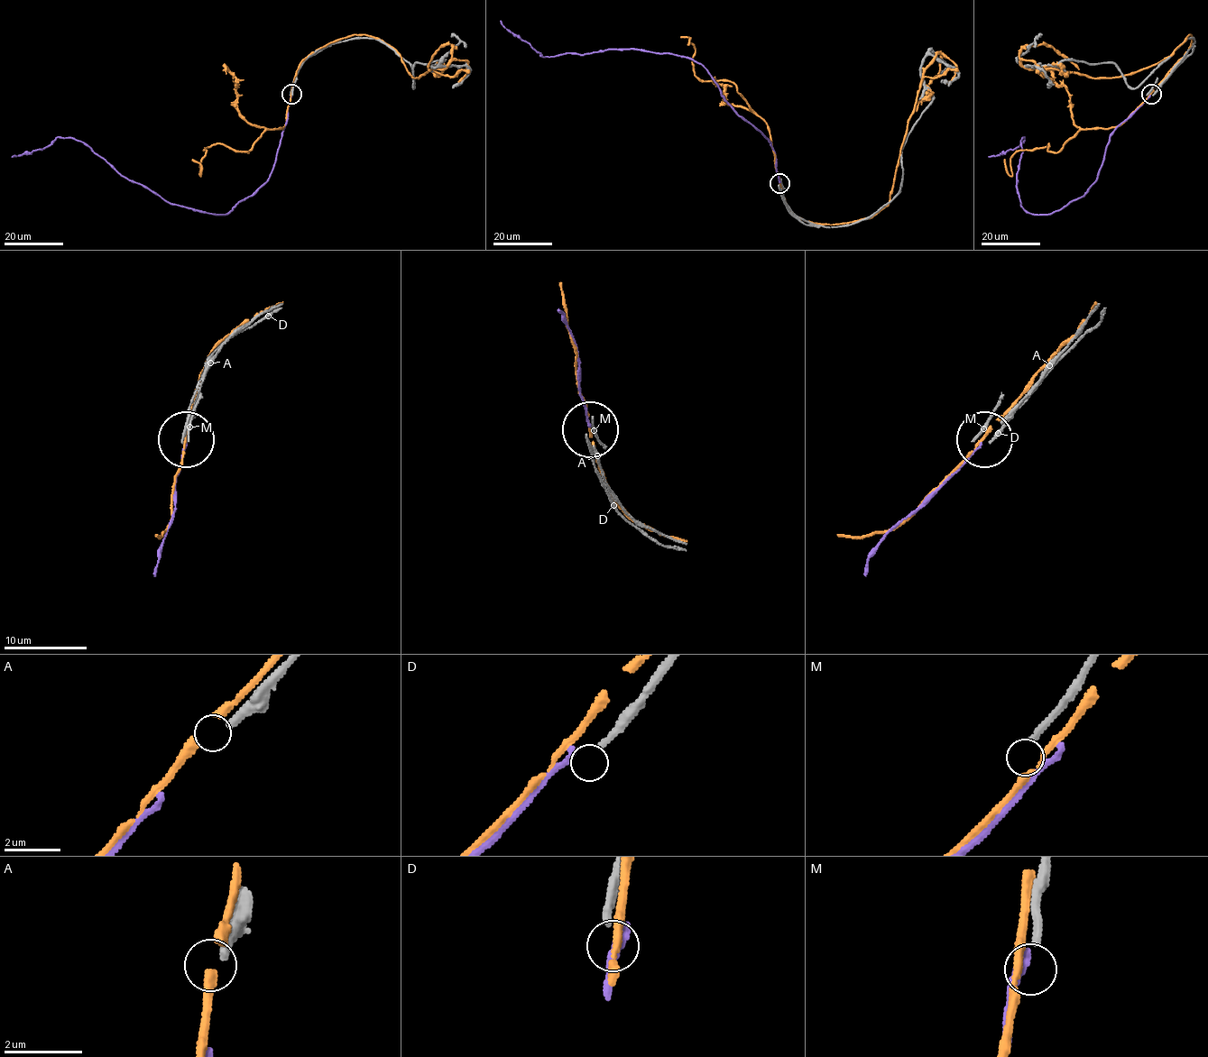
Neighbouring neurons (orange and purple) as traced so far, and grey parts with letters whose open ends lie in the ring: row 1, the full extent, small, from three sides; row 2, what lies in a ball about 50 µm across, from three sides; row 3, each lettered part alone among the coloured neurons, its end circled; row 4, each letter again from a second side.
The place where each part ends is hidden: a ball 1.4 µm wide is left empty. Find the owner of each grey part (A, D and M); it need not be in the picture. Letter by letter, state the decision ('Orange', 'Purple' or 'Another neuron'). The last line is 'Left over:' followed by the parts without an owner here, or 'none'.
A: Another neuron
D: Another neuron
M: Another neuron
Left over: A, D, M

